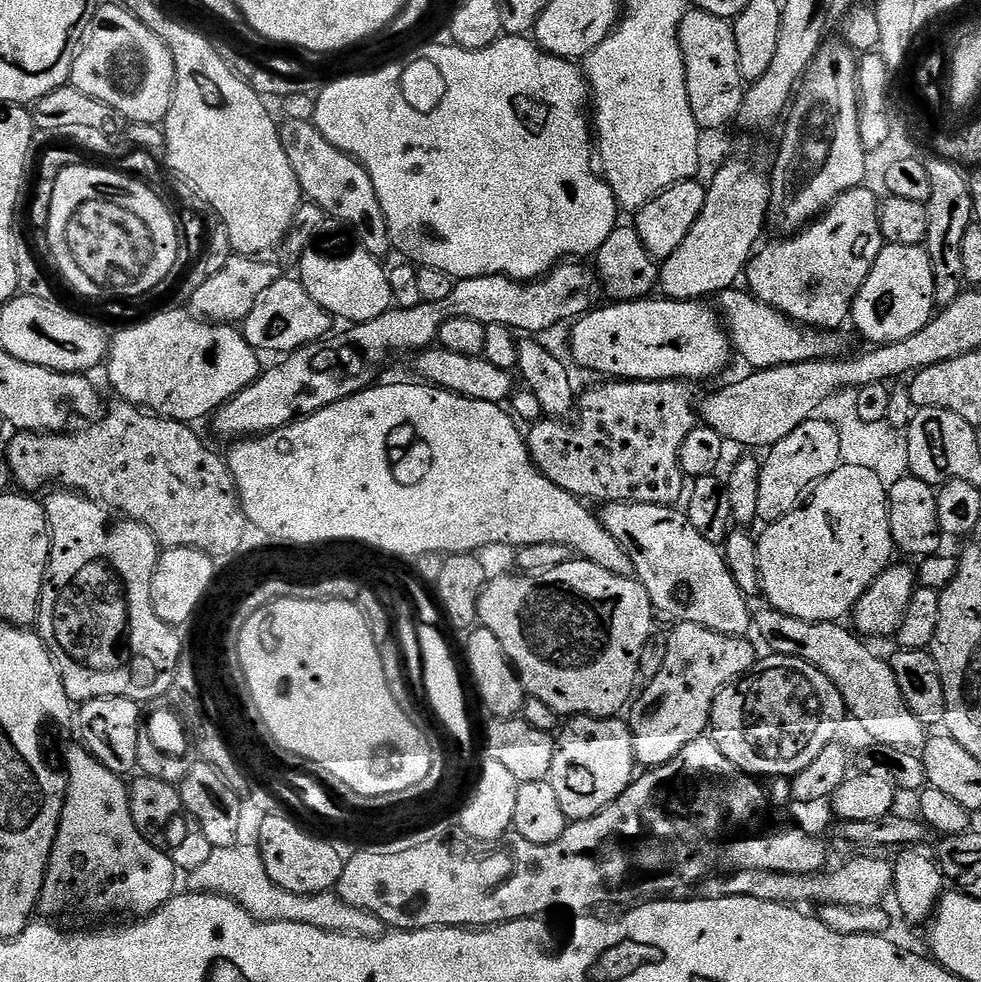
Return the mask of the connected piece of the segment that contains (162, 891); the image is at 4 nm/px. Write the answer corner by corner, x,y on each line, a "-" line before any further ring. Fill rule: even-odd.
88,752
84,755
84,764
80,764
80,772
67,778
68,793
64,795
62,818
48,859
44,889
40,892
39,915
56,918
52,916
112,916
115,912
125,912
128,918
143,918
158,911
177,895
178,869
165,849
150,846
150,842
138,834
138,826
134,826
130,814
129,785
125,777
106,770
106,766

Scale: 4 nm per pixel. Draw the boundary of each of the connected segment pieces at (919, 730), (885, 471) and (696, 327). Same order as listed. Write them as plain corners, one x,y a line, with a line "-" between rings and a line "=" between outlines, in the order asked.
775,610
757,611
754,616
754,628
764,639
769,653
778,656
798,658
810,662
838,690
844,699
847,715
860,723
860,728
872,740
885,744
885,749
920,750
925,747
924,732
926,726
906,706
902,690
898,690
898,678
894,678
891,663
875,657
867,643
851,627
843,628
840,622
806,622
802,618
790,618
=
841,389
833,392
823,400
822,405
818,406
815,417
830,422
838,430
841,463
874,471
885,487
894,485
909,473
907,441
887,421
865,423
859,419
855,389
=
645,298
642,300
629,300
627,302
612,302
607,306
609,308
593,307
592,311
587,312
585,316
579,317
571,325
571,359
580,363
582,367
589,368
592,372
605,372
605,377
615,378
617,380
686,380
689,382
701,382
707,376
716,376
728,364
728,355
733,355
733,347
729,343
725,325
721,317
715,311
713,313
707,308
707,303
697,302
695,300
670,300
667,298

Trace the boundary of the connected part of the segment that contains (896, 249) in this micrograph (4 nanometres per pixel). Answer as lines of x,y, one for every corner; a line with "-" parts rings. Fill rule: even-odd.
885,243
884,248
878,254
862,290
856,295
850,313
851,323
856,323
856,328
869,340
869,345
879,346
902,342
918,330
922,330
931,322
937,311
936,287
934,286
934,270
930,266
930,254
924,246
898,246

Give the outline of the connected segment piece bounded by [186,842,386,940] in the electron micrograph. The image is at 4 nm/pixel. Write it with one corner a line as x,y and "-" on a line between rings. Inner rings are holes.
237,842
230,846
213,848
210,858
198,870
187,873
187,887
194,892
213,892
219,896
230,898
242,906
259,923
266,922
298,922
302,926
314,926
318,930
326,930
330,934
346,934
374,938
383,936
386,925
382,918
370,914
366,910
358,910
358,906
350,906
335,891
320,892
317,896
294,894
290,890
282,890
270,874
266,874
266,866
262,862
262,854
255,843

